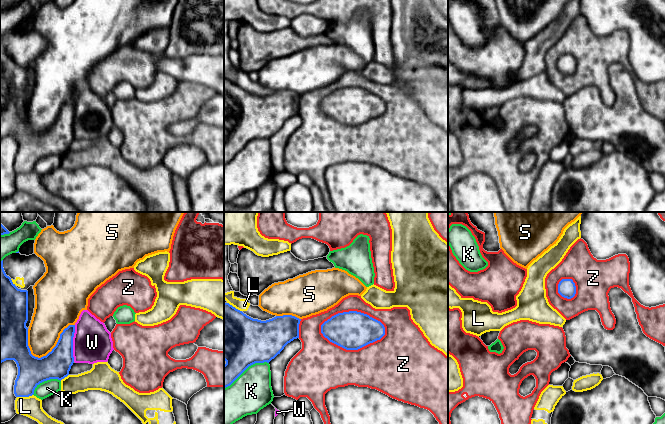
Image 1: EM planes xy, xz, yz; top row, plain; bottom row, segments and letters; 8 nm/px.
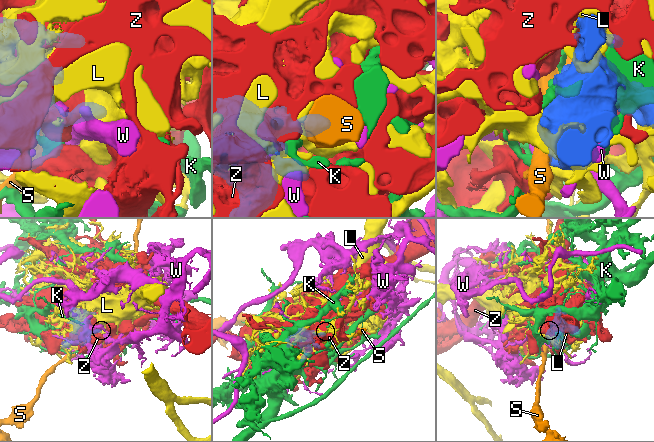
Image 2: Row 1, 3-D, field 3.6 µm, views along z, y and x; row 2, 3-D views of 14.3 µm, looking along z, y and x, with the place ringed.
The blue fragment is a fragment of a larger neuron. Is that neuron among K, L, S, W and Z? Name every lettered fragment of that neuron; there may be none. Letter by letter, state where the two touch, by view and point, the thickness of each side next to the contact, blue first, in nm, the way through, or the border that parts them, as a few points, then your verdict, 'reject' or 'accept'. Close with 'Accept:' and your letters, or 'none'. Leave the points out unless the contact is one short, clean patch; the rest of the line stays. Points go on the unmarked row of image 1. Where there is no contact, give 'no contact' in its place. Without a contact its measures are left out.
K: contact xz (246, 144); calibres 400 and 320 nm; reject
L: contact xy (24, 172); calibres 240 and 170 nm; reject
S: contact xy (56, 121); calibres 220 and 300 nm; reject
W: contact xy (72, 119); calibres 220 and 320 nm; reject
Z: contact xz (356, 87); calibres 320 and 130 nm; accept
Accept: Z

